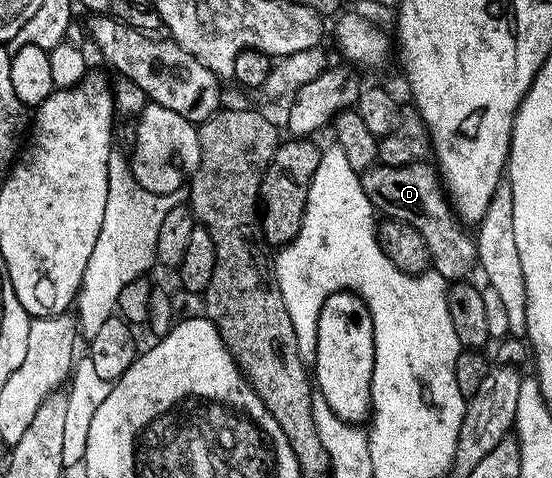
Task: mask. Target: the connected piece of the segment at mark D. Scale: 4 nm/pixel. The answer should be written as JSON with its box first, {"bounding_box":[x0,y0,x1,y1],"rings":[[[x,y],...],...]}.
{"bounding_box":[360,162,478,282],"rings":[[[417,162],[407,166],[390,166],[375,163],[367,168],[360,177],[360,185],[364,187],[366,198],[373,209],[385,217],[401,220],[404,224],[414,226],[426,246],[430,250],[431,267],[442,278],[449,282],[464,282],[478,264],[478,240],[472,236],[467,227],[452,211],[446,185],[440,178],[440,173],[431,163]]]}

